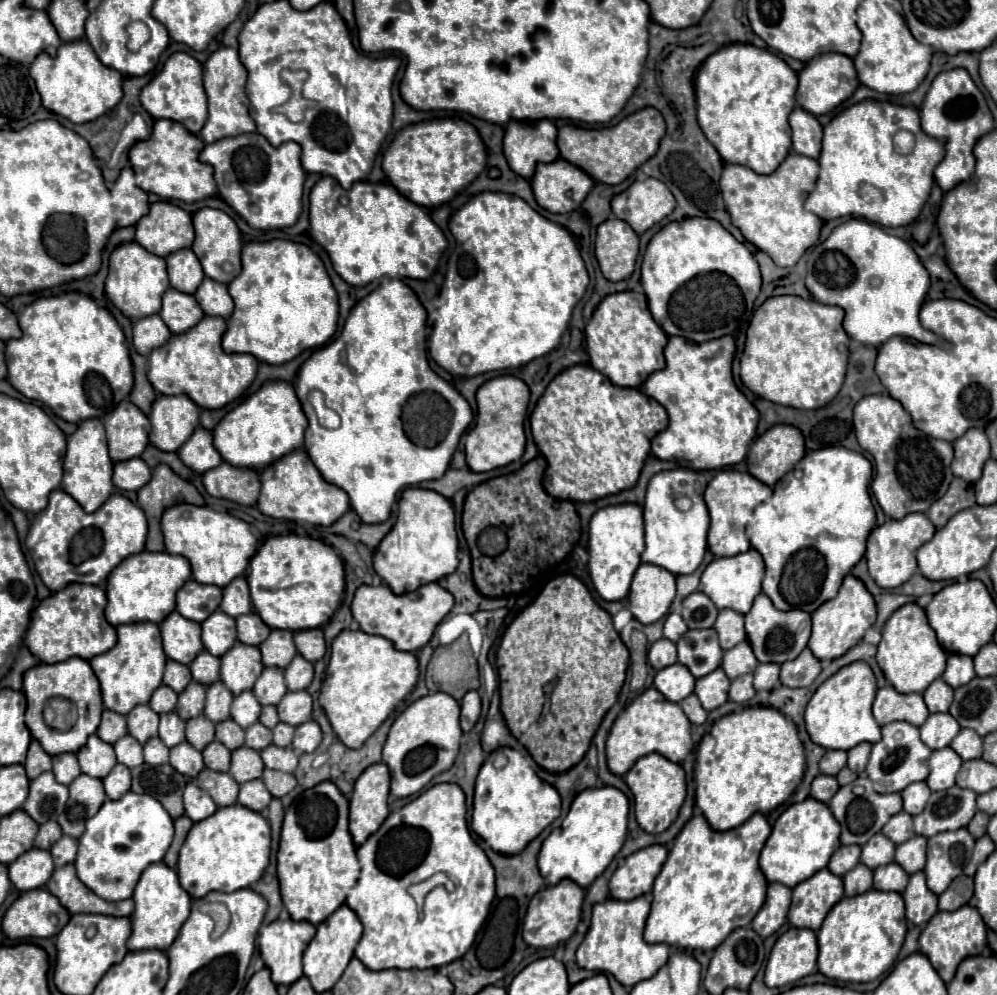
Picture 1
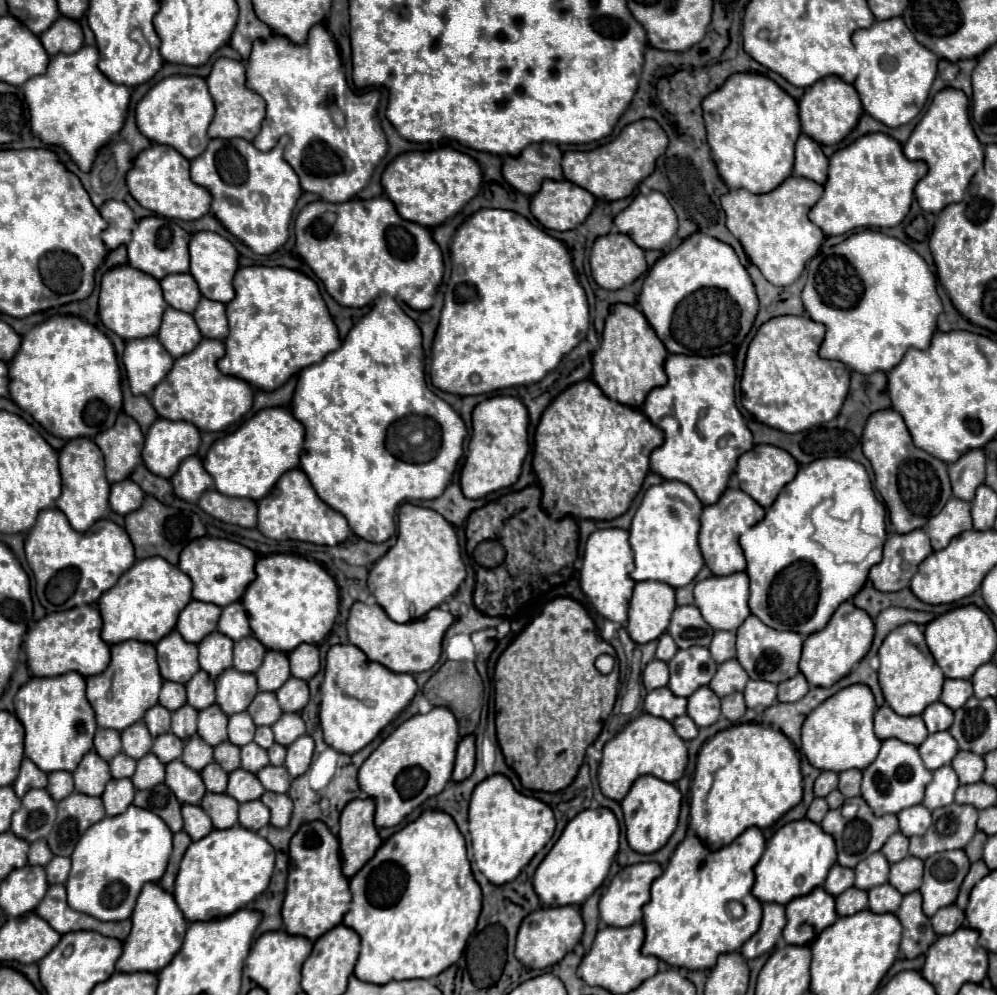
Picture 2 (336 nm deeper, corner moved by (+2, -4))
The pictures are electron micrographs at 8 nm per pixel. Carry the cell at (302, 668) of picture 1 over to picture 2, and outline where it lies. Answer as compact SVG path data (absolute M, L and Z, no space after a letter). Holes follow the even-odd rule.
M298 678L286 680L286 684L276 692L282 712L300 712L308 704L308 684Z

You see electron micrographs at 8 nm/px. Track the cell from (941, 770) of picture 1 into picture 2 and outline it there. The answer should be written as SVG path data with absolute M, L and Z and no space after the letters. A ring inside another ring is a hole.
M952 766L938 768L938 772L934 772L934 780L926 788L924 806L932 812L936 808L944 808L952 804L956 788L958 788L958 776L952 770Z

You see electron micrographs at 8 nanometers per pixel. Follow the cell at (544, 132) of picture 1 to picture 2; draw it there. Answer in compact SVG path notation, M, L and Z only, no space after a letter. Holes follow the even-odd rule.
M532 144L522 150L522 156L506 156L502 174L512 188L532 196L544 180L562 180L560 162L562 152L556 144Z

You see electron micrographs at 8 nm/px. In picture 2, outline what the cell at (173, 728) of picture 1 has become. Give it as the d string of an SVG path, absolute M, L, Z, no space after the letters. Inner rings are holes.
M162 734L154 738L152 754L156 754L162 764L178 760L182 756L182 750L184 750L184 742L178 740L174 734Z

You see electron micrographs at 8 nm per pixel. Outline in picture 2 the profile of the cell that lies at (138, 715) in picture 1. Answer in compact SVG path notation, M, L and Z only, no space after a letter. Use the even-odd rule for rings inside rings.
M142 720L126 728L126 732L122 732L122 748L124 748L124 754L128 754L134 760L140 760L150 752L152 736L150 732L146 732L146 726L142 724Z

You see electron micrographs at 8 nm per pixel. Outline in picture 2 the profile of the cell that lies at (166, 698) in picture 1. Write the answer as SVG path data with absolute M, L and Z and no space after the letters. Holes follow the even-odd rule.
M156 704L154 708L150 708L150 712L146 712L144 724L148 726L152 738L166 734L166 732L170 732L170 712L164 706Z

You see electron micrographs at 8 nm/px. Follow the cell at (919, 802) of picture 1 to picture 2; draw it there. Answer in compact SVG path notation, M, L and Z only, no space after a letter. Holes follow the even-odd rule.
M918 804L914 808L904 808L898 814L898 820L900 820L900 832L908 838L910 836L924 836L928 826L932 824L930 810L924 808L922 804Z

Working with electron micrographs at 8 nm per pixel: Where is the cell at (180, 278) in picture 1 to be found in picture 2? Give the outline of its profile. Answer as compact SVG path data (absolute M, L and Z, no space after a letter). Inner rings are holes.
M170 274L166 280L160 280L160 286L168 306L188 314L194 312L196 304L202 298L196 280L190 274Z

